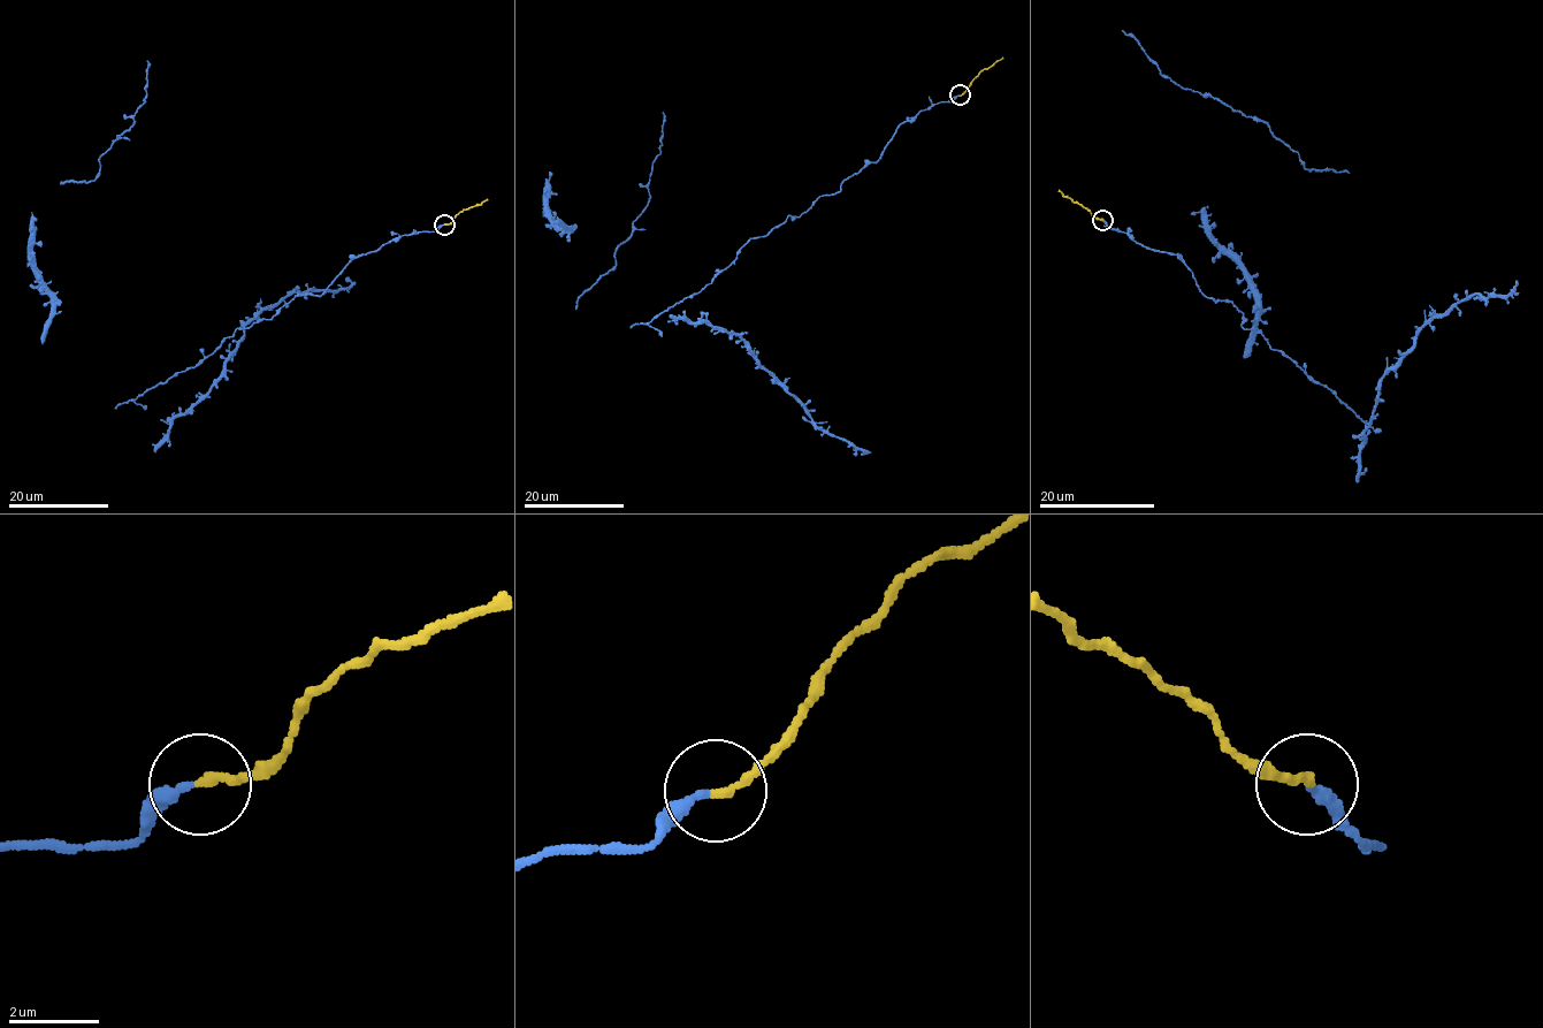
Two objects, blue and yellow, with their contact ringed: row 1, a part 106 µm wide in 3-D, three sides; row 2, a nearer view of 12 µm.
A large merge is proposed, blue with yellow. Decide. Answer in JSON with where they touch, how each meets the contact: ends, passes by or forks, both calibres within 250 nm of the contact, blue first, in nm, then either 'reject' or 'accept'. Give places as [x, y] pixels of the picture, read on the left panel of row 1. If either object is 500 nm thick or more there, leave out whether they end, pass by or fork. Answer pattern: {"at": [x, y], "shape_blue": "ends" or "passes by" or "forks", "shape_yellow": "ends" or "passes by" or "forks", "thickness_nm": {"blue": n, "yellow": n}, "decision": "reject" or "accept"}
{"at": [444, 225], "shape_blue": "ends", "shape_yellow": "ends", "thickness_nm": {"blue": 240, "yellow": 200}, "decision": "accept"}

